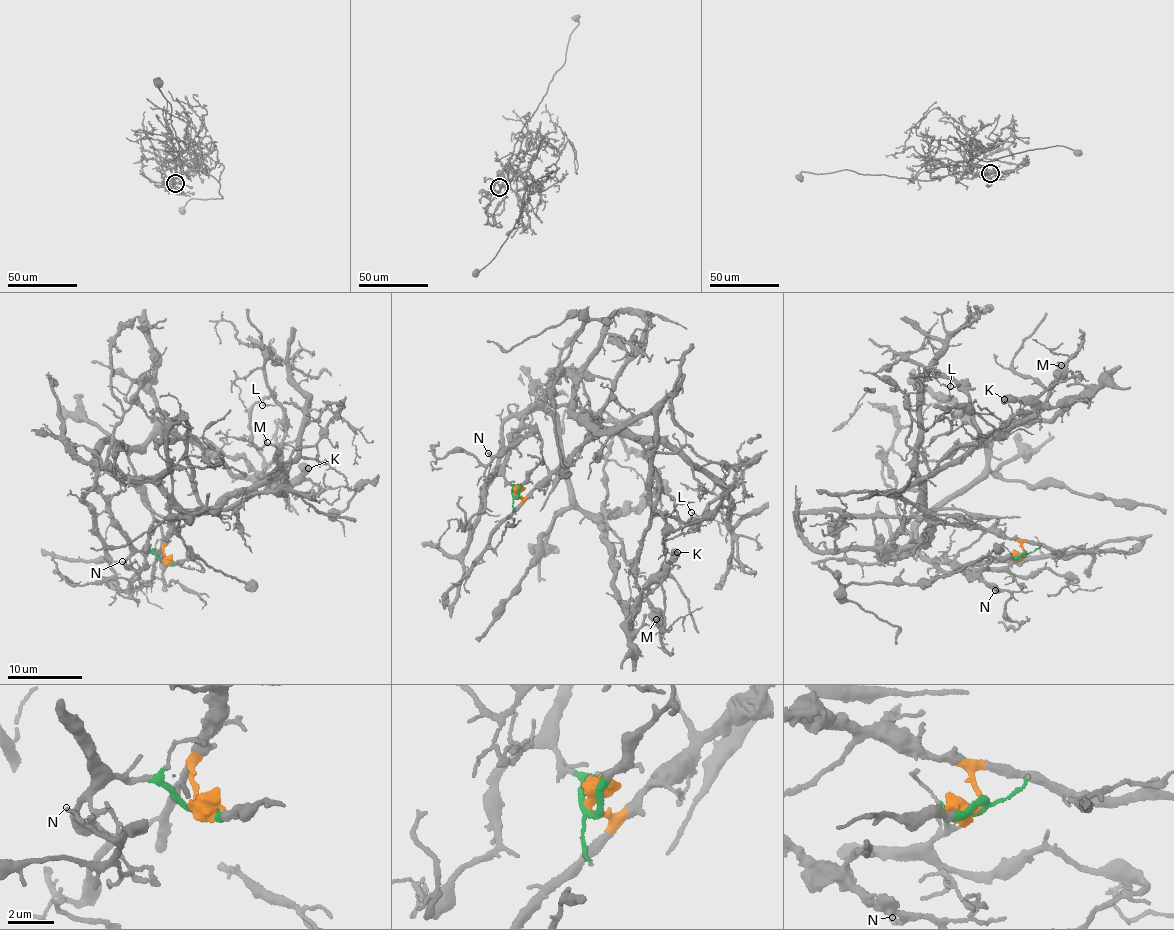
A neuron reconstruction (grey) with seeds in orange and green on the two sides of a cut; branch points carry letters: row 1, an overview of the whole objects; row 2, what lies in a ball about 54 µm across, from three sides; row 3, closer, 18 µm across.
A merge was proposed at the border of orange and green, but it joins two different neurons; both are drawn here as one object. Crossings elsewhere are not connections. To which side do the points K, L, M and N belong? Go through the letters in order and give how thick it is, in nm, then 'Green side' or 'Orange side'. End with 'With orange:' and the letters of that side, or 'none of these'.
K: Thickness 650 nm. Green side
L: Thickness 140 nm. Orange side
M: Thickness 130 nm. Orange side
N: Thickness 150 nm. Orange side
With orange: L, M, N

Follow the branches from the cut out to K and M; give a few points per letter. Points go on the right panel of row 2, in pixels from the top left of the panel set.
K: (1024, 556), (962, 574), (918, 551), (917, 529), (972, 487), (993, 439), (1079, 399), (1053, 407), (1003, 399)
M: (1023, 555), (1019, 542), (971, 522), (931, 518), (897, 492), (1037, 410), (1069, 360), (1060, 366)

